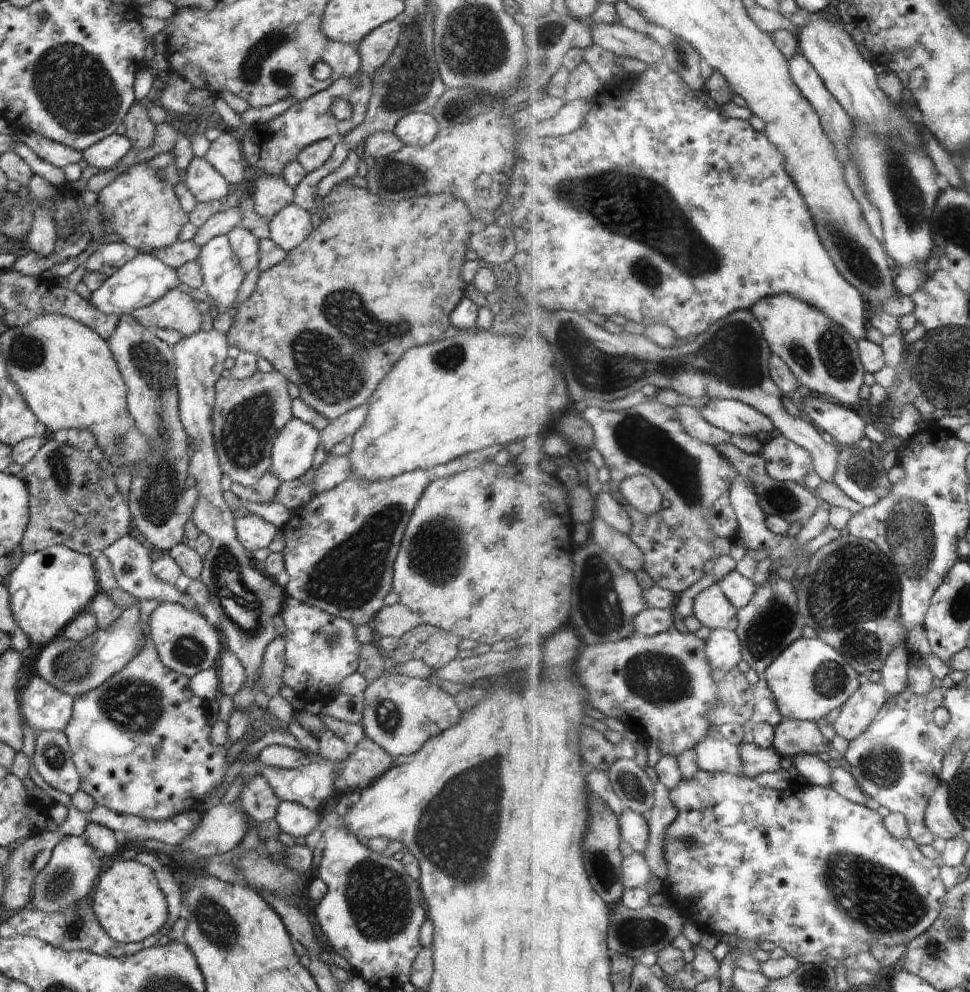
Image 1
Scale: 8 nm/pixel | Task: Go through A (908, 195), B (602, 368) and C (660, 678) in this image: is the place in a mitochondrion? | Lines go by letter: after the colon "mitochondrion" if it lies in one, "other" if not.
A: mitochondrion
B: mitochondrion
C: mitochondrion

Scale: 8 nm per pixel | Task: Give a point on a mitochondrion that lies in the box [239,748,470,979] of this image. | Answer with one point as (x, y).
(381, 904)

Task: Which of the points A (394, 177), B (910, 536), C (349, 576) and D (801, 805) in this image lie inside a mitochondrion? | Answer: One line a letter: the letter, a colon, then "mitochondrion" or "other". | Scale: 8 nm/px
A: mitochondrion
B: mitochondrion
C: mitochondrion
D: other

